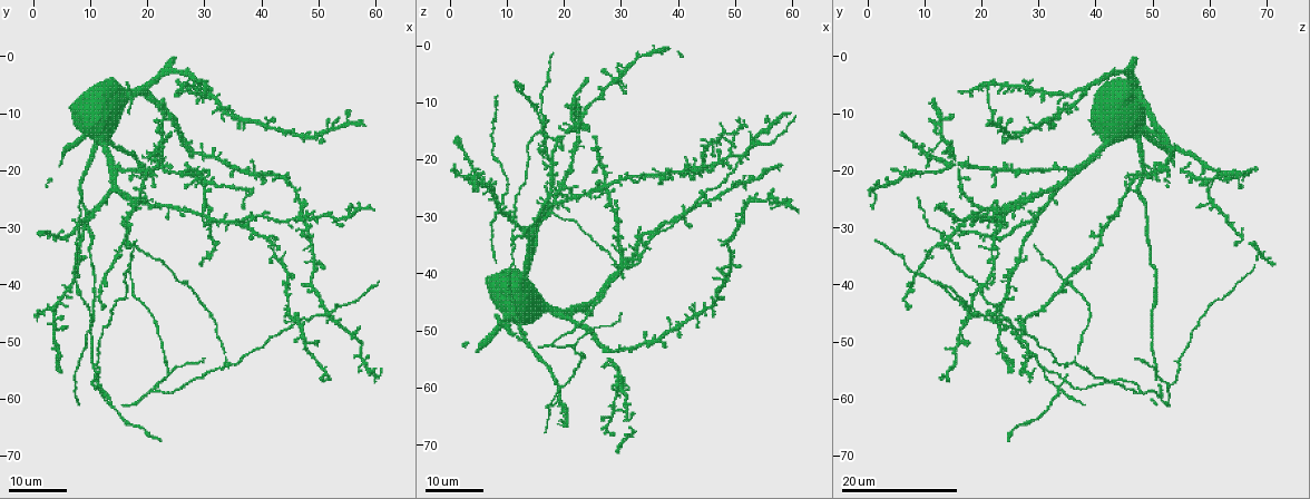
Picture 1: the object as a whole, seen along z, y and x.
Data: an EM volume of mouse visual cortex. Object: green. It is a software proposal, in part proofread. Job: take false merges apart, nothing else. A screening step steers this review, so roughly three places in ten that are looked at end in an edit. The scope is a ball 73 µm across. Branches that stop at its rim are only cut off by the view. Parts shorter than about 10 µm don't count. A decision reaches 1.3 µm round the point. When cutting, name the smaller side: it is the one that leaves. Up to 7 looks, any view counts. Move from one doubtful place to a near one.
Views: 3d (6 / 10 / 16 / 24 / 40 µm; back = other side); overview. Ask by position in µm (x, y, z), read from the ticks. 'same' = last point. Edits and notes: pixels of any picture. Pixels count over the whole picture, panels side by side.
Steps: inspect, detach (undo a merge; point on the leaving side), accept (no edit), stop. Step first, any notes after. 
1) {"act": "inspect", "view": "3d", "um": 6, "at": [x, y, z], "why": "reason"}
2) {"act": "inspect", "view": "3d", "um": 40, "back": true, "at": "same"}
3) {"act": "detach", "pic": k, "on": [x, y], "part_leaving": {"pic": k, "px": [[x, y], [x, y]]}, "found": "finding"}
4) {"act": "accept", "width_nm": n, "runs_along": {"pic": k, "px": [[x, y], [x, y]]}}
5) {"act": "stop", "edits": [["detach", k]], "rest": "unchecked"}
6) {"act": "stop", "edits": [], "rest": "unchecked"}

{"act": "inspect", "view": "3d", "um": 16, "at": [17.0, 27.0, 20.0], "why": "looks like a crossing"}

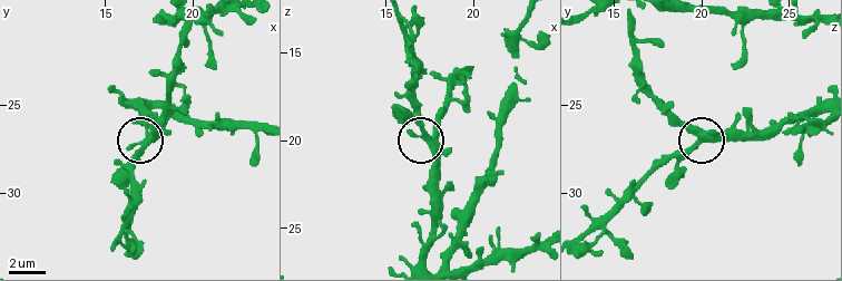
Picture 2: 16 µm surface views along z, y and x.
{"act": "inspect", "view": "3d", "um": 6, "at": [17.5, 27.0, 19.9]}

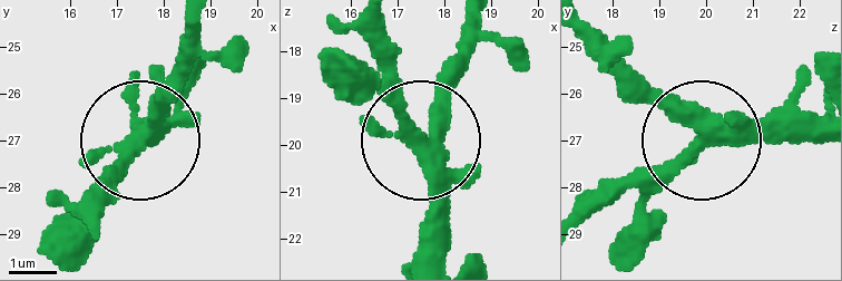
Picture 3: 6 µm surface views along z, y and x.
{"act": "accept", "runs_along": {"pic": 3, "px": [[434, 251], [434, 107], [478, 39]]}, "found": "all the same neuron"}

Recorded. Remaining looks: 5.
{"act": "inspect", "view": "3d", "um": 24, "at": [15.5, 34.0, 11.0], "why": "side arm on a straight run"}

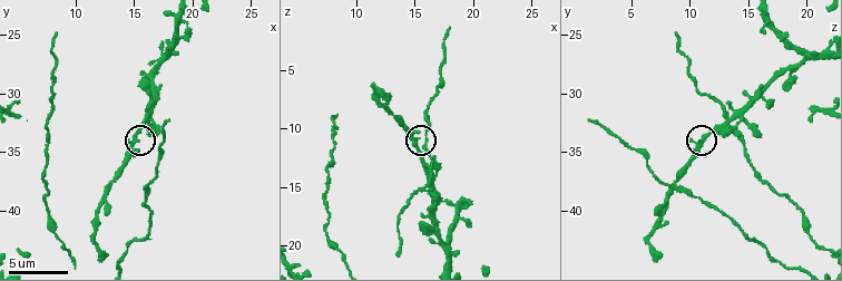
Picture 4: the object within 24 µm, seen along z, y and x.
{"act": "inspect", "view": "3d", "um": 10, "at": [14.8, 34.0, 11.2]}

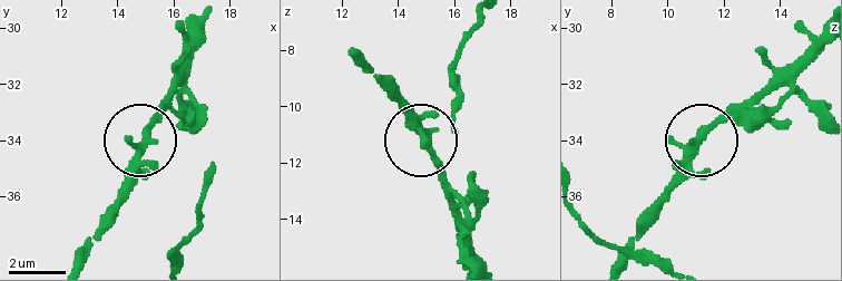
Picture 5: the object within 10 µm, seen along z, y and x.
{"act": "accept", "width_nm": 230, "runs_along": {"pic": 5, "px": [[818, 37], [711, 131], [688, 166], [648, 207]]}, "found": "one neuron here"}

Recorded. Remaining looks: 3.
{"act": "inspect", "view": "3d", "um": 16, "at": [11.0, 57.0, 34.5], "why": "four arms meet"}

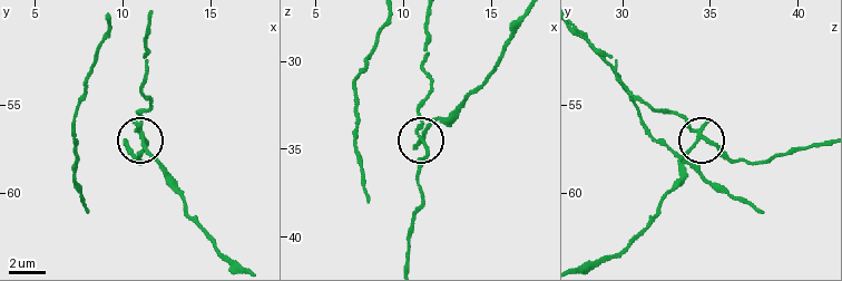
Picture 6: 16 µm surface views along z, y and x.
{"act": "inspect", "view": "3d", "um": 10, "at": [11.2, 56.8, 34.6]}

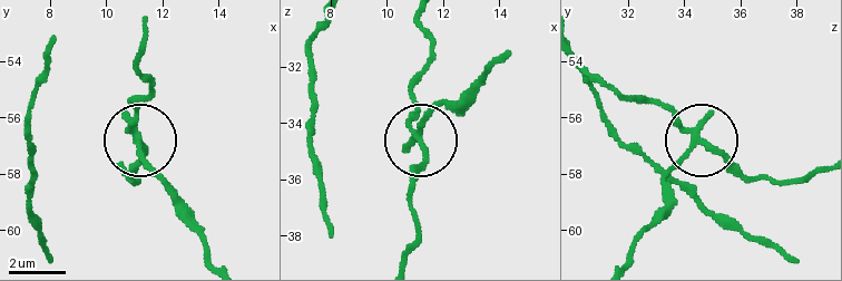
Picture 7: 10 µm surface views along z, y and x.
{"act": "detach", "pic": 7, "on": [150, 172], "arms": 4, "found": "a second neuron is stuck on"}

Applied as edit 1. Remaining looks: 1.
{"act": "stop", "edits": [["detach", 7]], "rest": "unchecked"}

